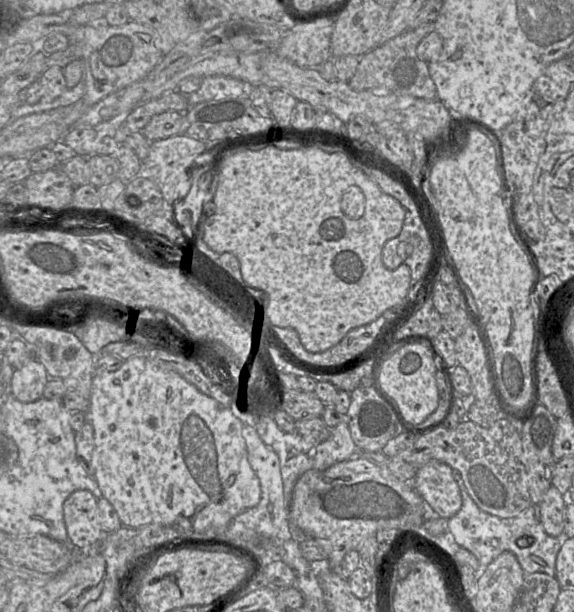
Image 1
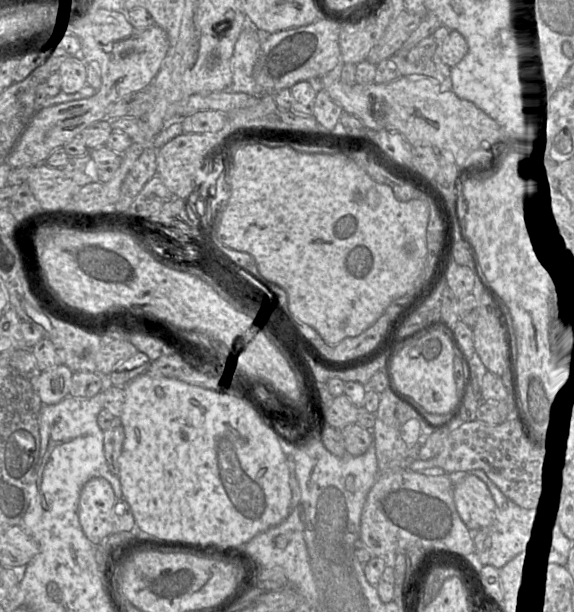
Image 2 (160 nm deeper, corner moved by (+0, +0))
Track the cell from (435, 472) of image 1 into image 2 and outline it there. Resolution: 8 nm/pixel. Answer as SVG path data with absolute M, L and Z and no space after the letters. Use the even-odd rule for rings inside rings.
M471 473L454 486L453 500L470 531L481 530L495 517L496 504L487 485Z

